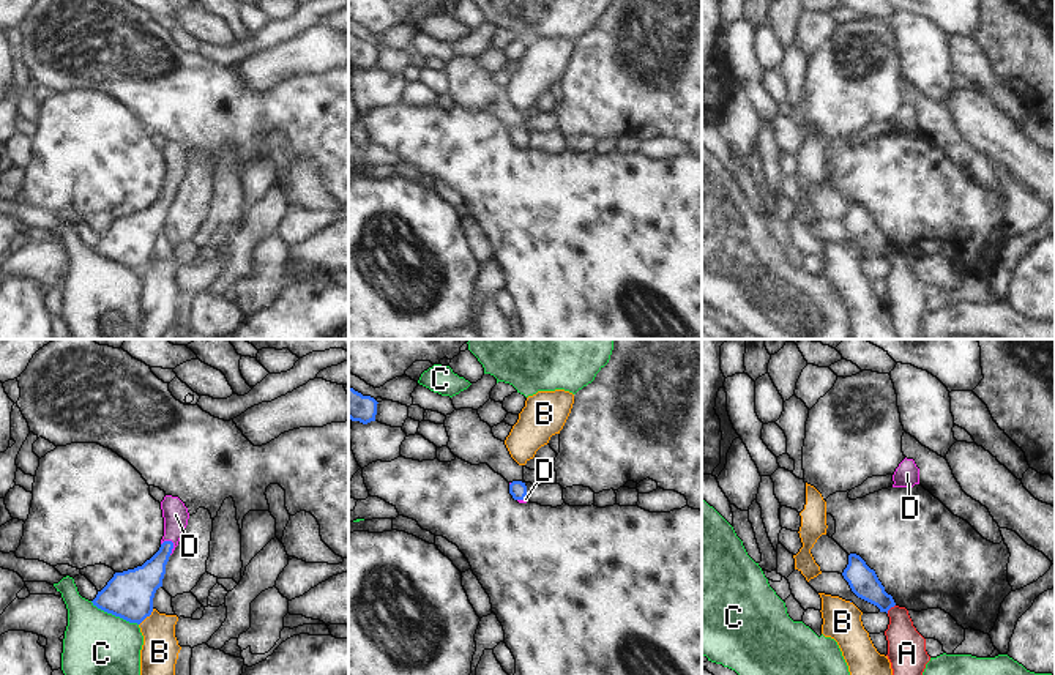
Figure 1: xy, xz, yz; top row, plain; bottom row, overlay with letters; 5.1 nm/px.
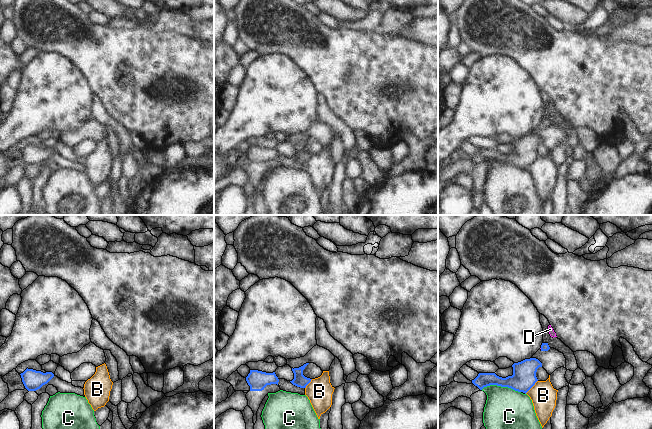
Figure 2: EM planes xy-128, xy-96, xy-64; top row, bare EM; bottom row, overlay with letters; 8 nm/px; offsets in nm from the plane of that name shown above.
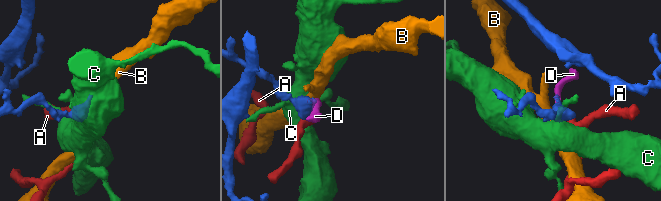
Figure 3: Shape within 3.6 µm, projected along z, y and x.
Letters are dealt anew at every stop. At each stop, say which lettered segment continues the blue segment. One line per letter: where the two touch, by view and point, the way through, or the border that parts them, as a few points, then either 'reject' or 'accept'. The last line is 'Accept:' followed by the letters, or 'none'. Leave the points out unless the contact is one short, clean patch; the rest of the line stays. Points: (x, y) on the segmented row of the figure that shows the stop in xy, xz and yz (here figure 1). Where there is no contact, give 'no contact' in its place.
A: yz (890, 607) | along yz (894, 604), (887, 612) | reject
B: xy (147, 615) | along xy (153, 609), (139, 625) | reject
C: xy (114, 614) | along xy (90, 601), (137, 625) | reject
D: xy (172, 544) | across xy (141, 582), (172, 544), (175, 514) | accept
Accept: D

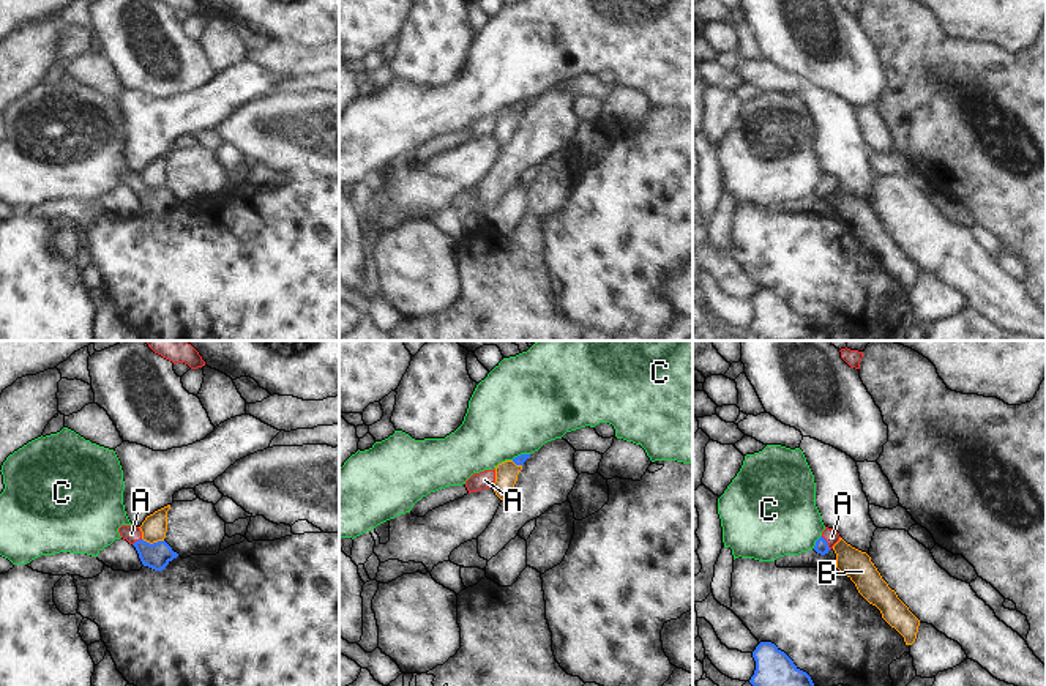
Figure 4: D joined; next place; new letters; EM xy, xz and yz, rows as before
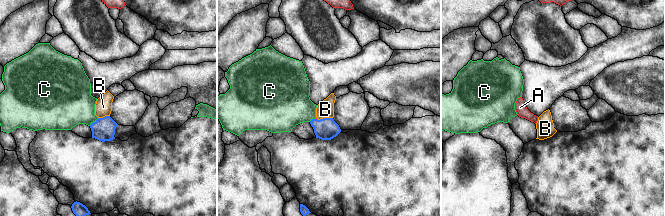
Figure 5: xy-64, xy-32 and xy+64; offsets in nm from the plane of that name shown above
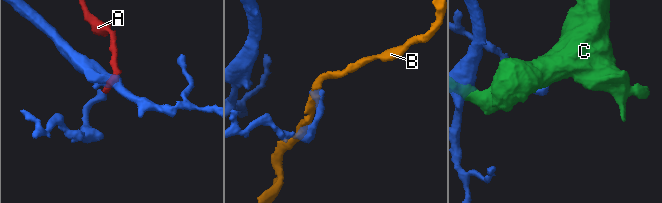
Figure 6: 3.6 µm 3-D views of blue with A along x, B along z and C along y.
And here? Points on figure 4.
A: yz (827, 543) | across yz (821, 546), (827, 543), (832, 536) | accept
B: xy (153, 543) | along xy (142, 538), (150, 543), (163, 541) | reject
C: yz (816, 541) | reject
Accept: A

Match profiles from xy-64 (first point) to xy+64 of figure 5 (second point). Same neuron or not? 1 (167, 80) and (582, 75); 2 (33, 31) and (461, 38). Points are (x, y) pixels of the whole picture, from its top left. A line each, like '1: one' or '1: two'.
1: two
2: one

